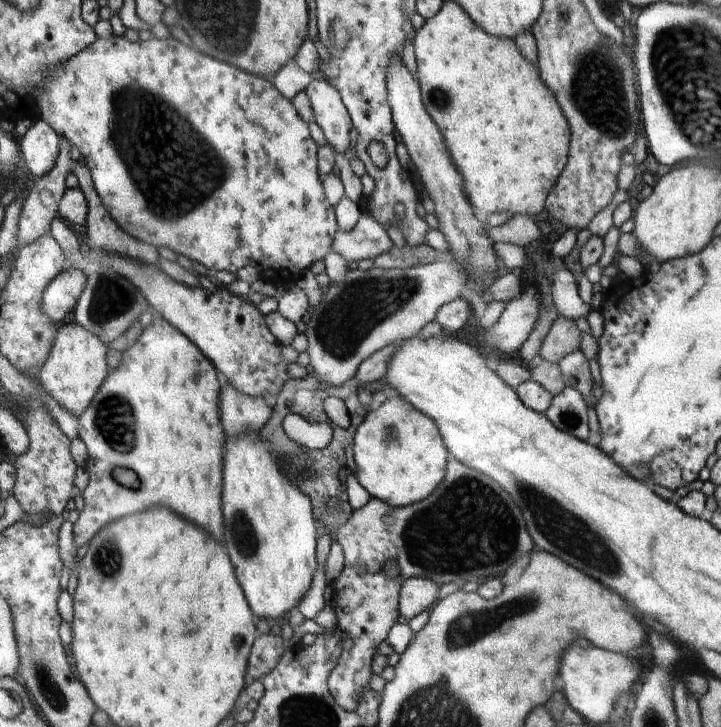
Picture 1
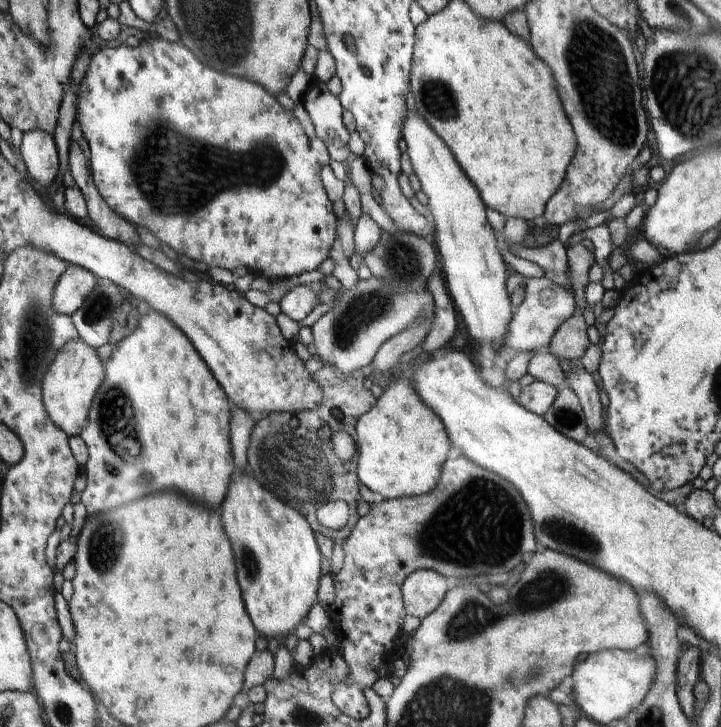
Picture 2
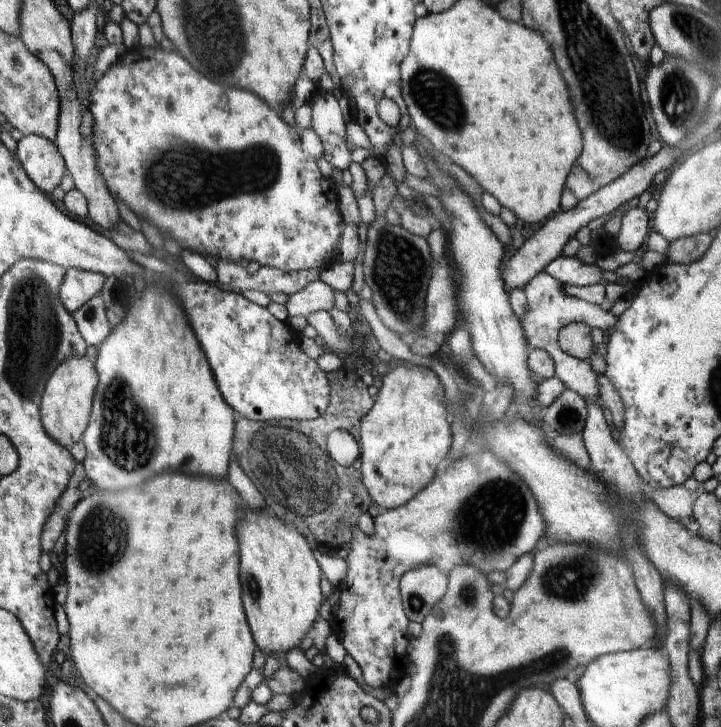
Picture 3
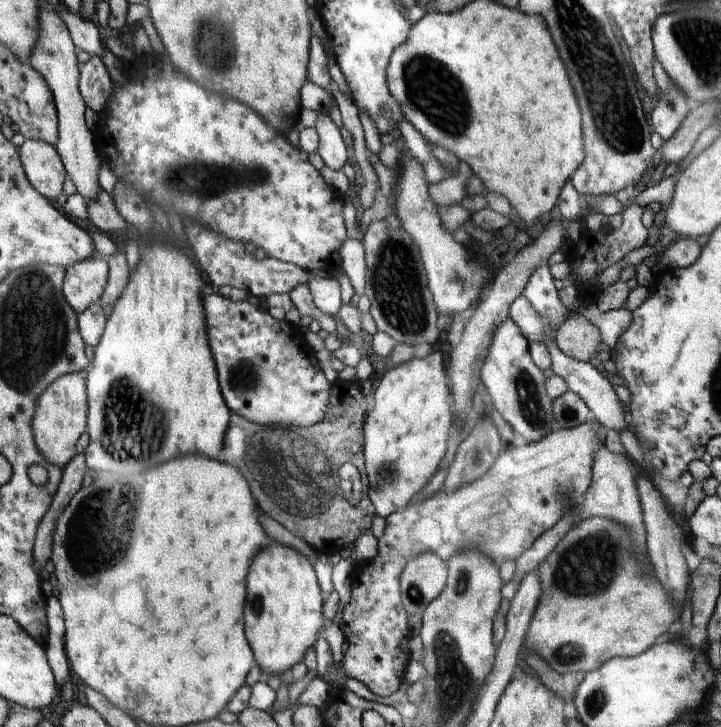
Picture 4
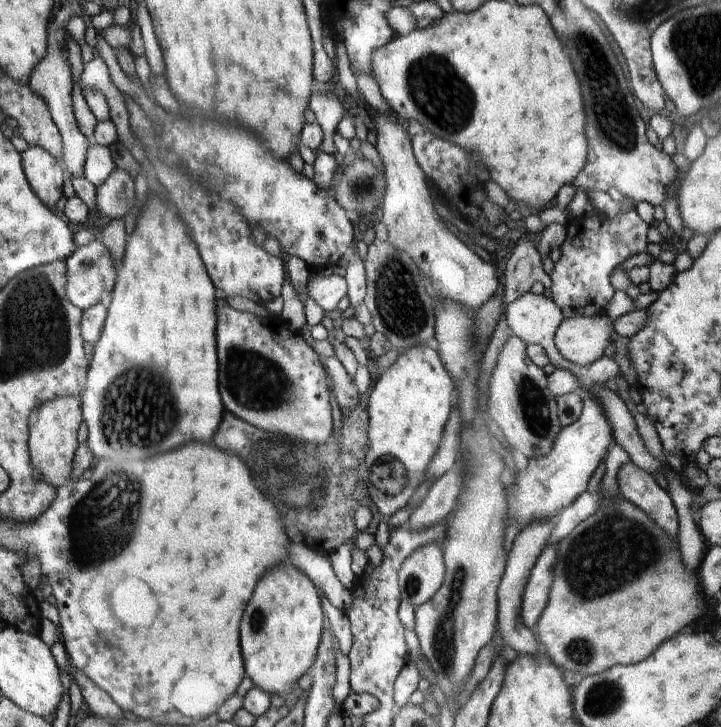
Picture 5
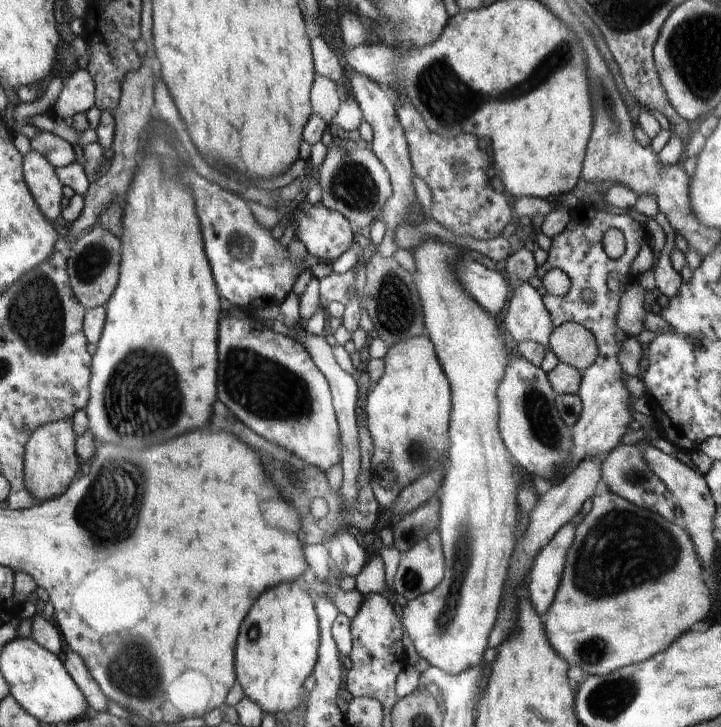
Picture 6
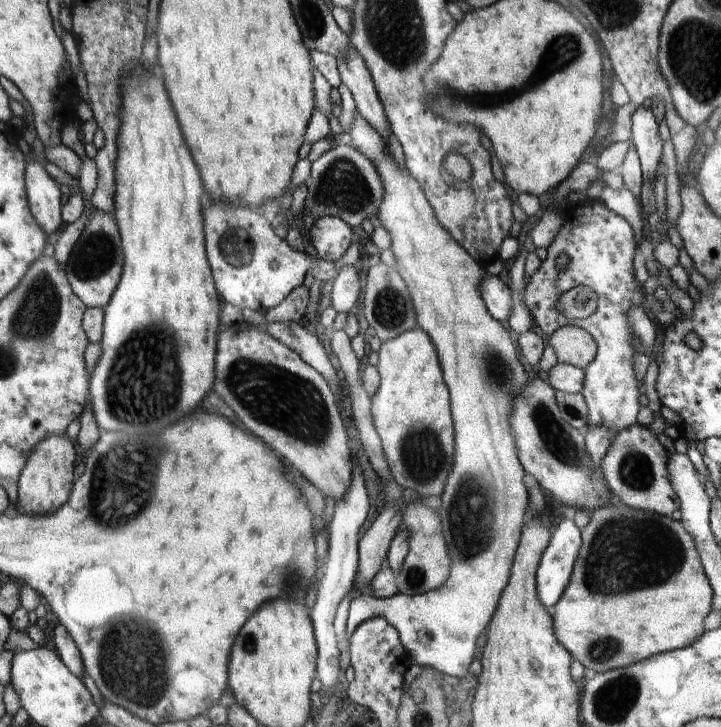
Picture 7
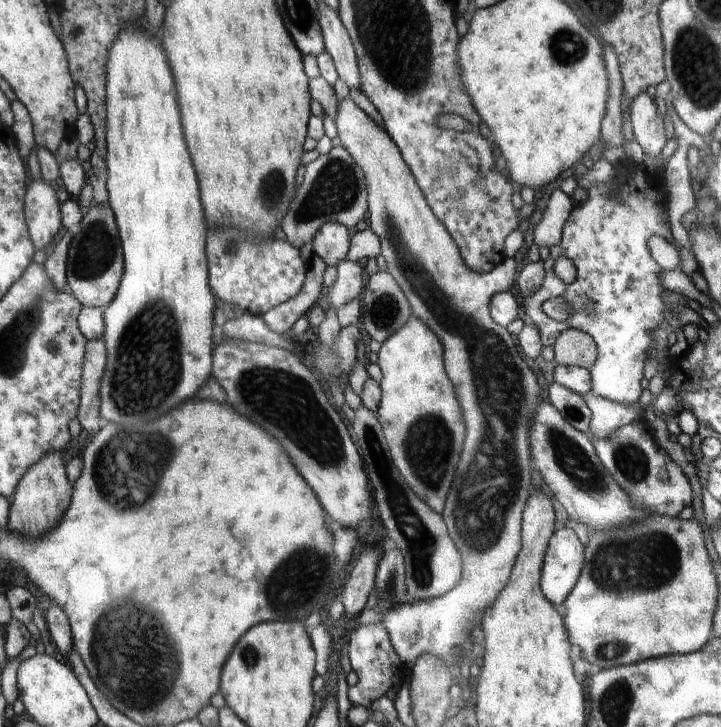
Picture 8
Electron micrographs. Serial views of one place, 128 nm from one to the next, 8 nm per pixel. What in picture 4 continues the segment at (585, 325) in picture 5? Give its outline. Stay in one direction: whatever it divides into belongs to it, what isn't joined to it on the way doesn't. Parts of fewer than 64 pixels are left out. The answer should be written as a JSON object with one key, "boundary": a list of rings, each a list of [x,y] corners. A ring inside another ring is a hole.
{"boundary":[[[584,316],[568,318],[556,331],[556,344],[564,354],[578,361],[590,363],[590,358],[598,352],[602,336],[596,324]]]}

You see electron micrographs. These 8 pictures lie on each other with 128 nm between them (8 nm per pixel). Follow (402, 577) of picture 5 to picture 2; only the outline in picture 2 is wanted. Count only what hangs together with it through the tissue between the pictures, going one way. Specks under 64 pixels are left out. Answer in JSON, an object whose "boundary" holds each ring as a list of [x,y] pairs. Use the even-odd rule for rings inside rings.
{"boundary":[[[430,569],[411,572],[403,580],[403,597],[407,613],[420,620],[427,617],[440,606],[451,584],[451,580]]]}

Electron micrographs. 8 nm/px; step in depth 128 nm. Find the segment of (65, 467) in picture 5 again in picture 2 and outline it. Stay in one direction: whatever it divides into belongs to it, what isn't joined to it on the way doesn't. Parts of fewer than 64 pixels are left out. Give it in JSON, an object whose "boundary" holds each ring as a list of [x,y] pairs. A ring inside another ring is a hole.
{"boundary":[[[84,339],[68,343],[48,371],[43,395],[50,416],[70,436],[81,436],[91,418],[91,410],[107,377],[106,362],[98,350]]]}

